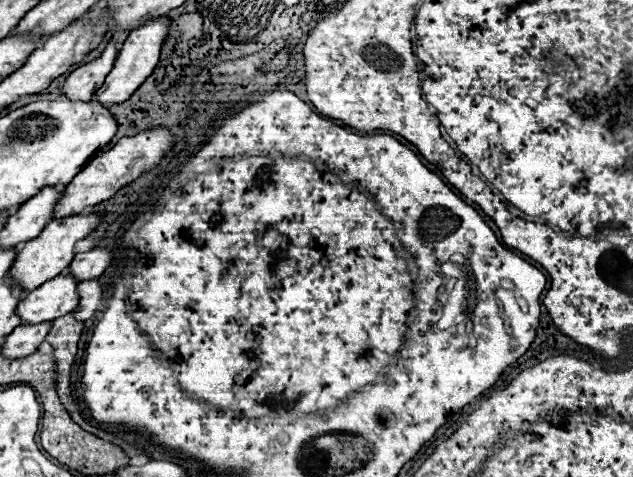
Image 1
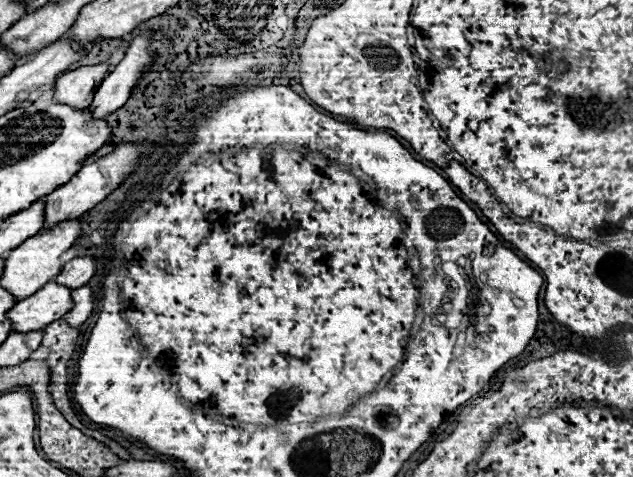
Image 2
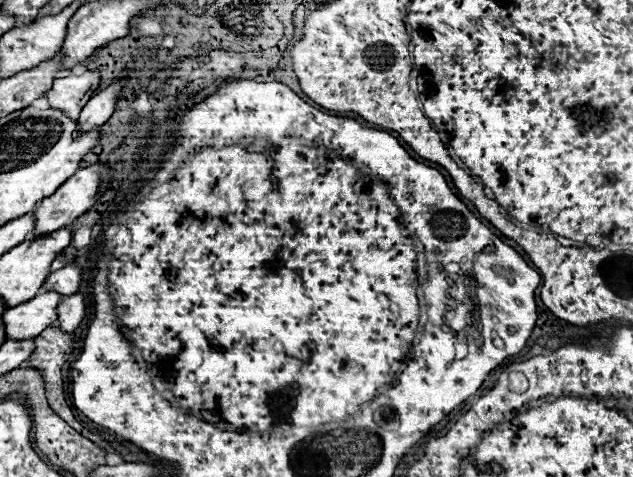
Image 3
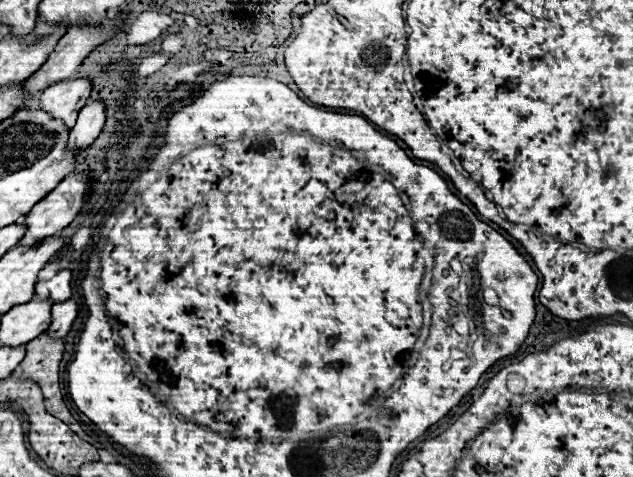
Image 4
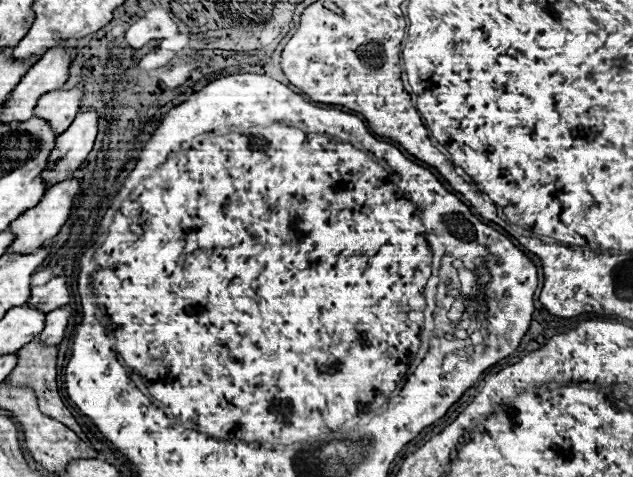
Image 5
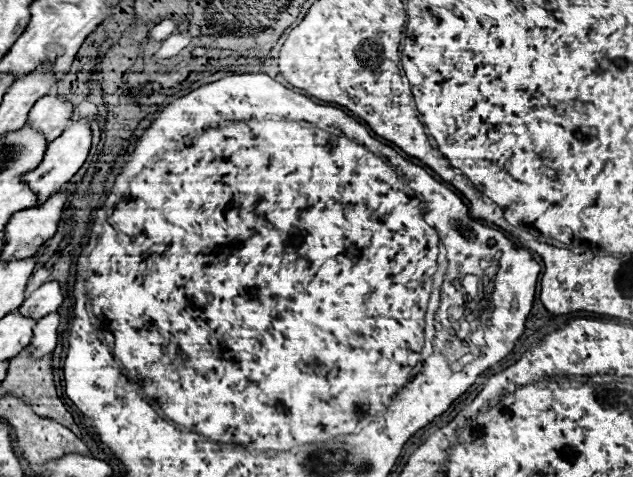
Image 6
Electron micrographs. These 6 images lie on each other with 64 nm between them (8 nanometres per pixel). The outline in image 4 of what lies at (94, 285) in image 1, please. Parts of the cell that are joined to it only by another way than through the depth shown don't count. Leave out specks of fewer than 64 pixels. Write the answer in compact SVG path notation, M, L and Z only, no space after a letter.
M66 300L66 302L54 304L52 306L52 324L48 328L48 334L52 334L54 338L64 338L70 332L76 316L78 316L76 300Z

